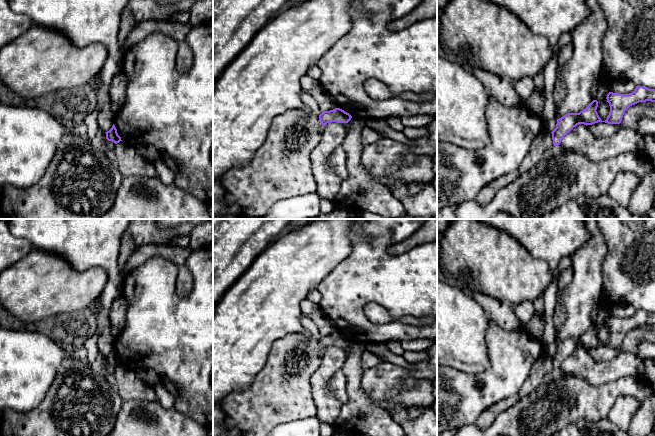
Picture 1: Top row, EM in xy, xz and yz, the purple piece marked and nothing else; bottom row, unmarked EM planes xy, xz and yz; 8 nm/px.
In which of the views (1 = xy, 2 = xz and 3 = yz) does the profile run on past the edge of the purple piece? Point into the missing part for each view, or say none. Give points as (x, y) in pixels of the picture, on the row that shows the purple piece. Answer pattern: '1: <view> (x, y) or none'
1: none
2: none
3: none

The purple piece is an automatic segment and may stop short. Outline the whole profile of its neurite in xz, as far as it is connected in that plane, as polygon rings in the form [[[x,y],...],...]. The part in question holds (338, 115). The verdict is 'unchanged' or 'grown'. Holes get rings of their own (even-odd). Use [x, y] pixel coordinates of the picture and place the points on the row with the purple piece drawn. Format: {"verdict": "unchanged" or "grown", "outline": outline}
{"verdict": "unchanged", "outline": [[[340,108],[324,111],[319,115],[320,123],[325,126],[329,122],[348,123],[352,116]]]}

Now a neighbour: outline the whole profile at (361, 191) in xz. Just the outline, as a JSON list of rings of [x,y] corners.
[[[352,117],[351,127],[342,142],[347,154],[348,177],[341,182],[340,189],[332,200],[335,209],[344,208],[353,213],[371,212],[387,219],[398,219],[407,214],[402,203],[377,177],[370,174],[361,163],[363,146],[361,131],[365,119]]]

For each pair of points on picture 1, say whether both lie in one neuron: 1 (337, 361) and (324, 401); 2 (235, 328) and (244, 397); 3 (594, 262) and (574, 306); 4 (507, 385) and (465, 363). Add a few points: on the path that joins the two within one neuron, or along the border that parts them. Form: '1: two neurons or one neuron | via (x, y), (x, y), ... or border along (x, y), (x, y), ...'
1: one neuron | via (327, 371), (323, 375), (323, 391)
2: two neurons | border along (258, 371), (250, 384), (230, 392), (223, 398)
3: one neuron | via (589, 273), (582, 295)
4: two neurons | border along (488, 349), (485, 370), (458, 370)

